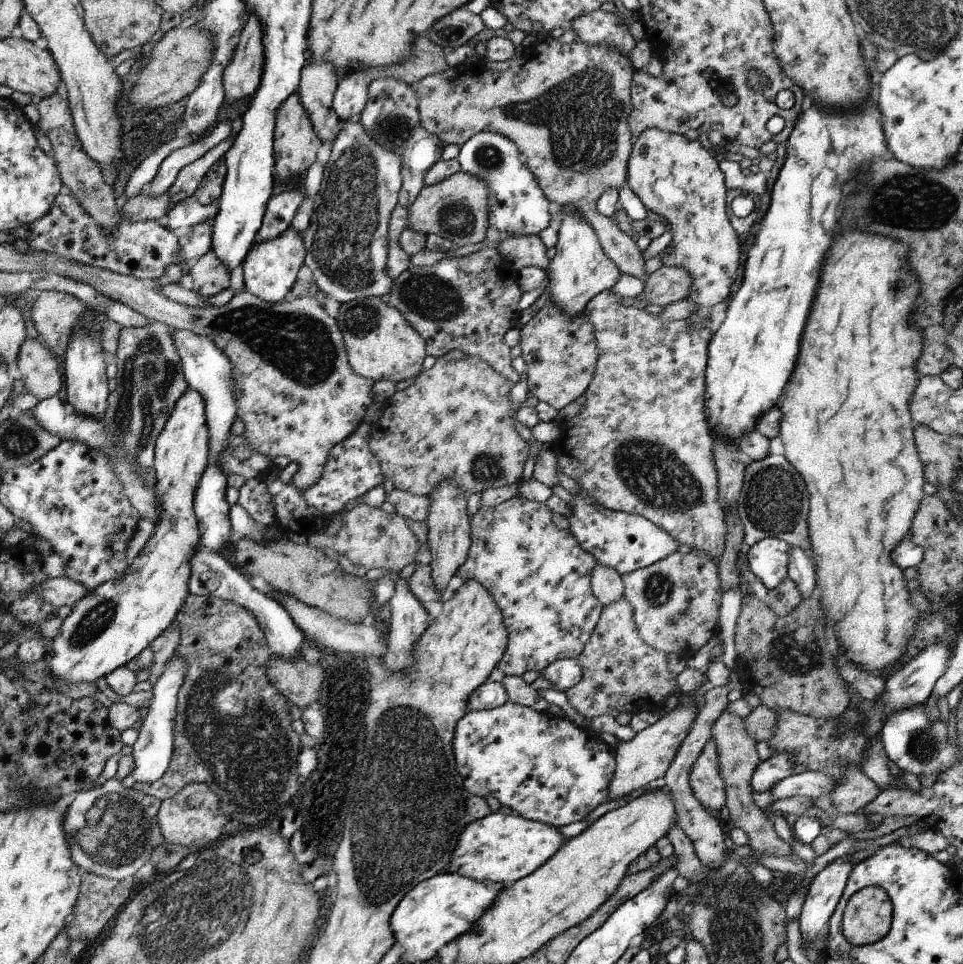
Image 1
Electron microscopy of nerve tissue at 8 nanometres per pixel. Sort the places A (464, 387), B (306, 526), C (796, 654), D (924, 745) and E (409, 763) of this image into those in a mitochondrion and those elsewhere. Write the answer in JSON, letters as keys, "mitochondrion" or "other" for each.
{"A":"other","B":"other","C":"mitochondrion","D":"mitochondrion","E":"mitochondrion"}

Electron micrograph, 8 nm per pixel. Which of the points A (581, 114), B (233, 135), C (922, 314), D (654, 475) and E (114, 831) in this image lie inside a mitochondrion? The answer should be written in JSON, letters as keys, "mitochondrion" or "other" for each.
{"A":"mitochondrion","B":"other","C":"mitochondrion","D":"mitochondrion","E":"mitochondrion"}

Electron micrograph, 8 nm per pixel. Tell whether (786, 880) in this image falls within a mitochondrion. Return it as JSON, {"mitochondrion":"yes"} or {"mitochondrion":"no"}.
{"mitochondrion":"no"}

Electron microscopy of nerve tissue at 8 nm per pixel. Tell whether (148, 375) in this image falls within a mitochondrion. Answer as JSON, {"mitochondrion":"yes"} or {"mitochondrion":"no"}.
{"mitochondrion":"yes"}

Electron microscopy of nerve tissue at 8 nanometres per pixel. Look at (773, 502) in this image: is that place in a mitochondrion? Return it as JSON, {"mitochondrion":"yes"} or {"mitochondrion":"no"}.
{"mitochondrion":"yes"}

